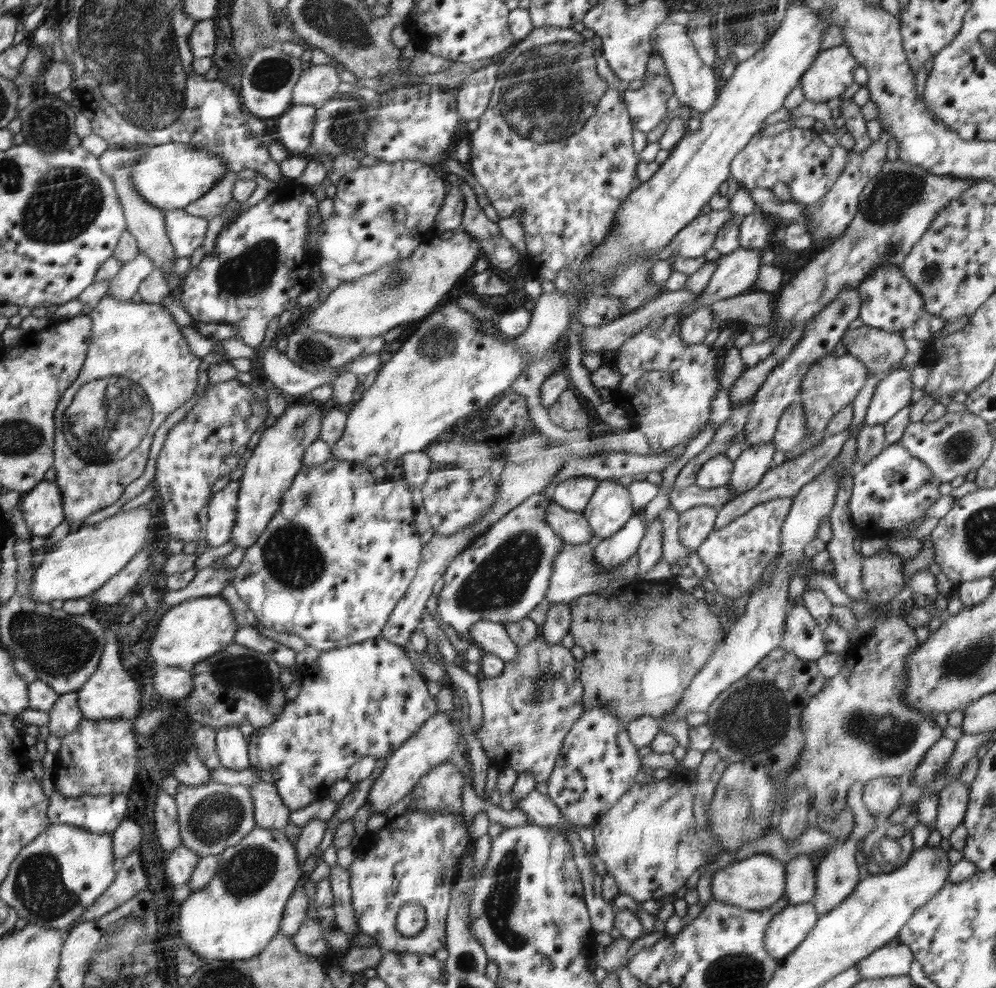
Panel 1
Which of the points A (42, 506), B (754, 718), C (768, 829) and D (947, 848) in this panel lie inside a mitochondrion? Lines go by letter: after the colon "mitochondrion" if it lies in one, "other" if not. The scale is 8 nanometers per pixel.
A: other
B: mitochondrion
C: other
D: other

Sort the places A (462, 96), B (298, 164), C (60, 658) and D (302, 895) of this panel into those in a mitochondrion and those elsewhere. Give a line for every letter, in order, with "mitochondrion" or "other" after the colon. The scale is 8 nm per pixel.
A: other
B: other
C: mitochondrion
D: other

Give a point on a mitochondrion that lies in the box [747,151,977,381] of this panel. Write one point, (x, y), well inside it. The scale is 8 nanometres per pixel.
(892, 201)

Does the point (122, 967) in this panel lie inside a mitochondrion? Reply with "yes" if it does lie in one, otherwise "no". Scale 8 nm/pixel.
yes

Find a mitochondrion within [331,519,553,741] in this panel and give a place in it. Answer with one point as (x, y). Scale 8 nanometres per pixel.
(497, 583)

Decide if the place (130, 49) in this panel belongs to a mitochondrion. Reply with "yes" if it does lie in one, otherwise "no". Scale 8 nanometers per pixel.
yes

